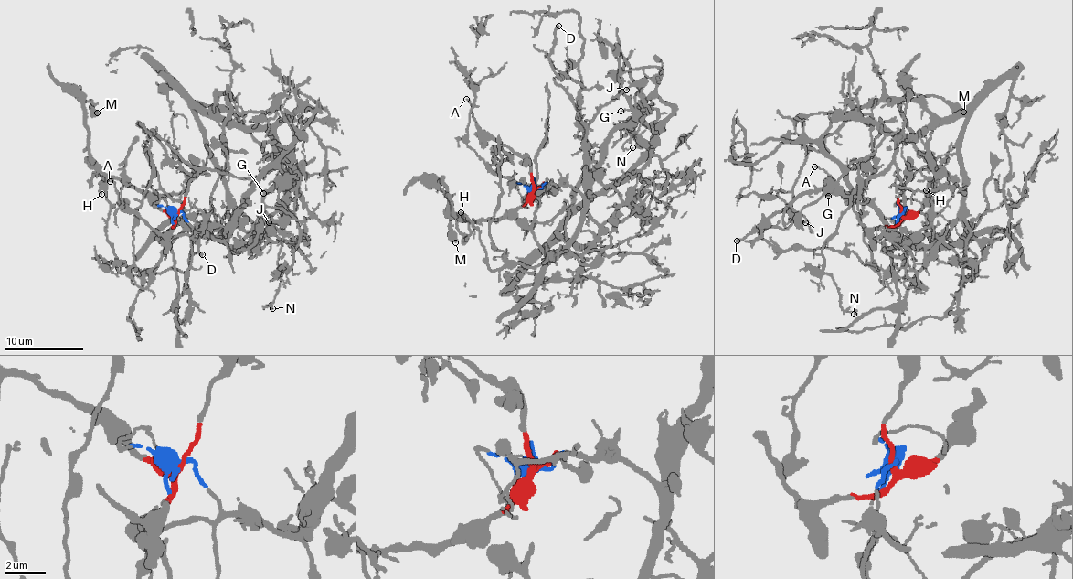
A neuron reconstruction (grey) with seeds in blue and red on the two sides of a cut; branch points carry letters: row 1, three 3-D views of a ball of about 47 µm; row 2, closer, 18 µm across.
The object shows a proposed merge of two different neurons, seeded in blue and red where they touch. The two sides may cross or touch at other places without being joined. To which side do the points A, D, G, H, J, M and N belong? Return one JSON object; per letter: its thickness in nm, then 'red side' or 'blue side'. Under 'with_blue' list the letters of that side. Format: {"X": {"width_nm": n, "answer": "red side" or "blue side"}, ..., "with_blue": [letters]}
{"A": {"width_nm": 140, "answer": "red side"}, "D": {"width_nm": 280, "answer": "blue side"}, "G": {"width_nm": 130, "answer": "blue side"}, "H": {"width_nm": 240, "answer": "red side"}, "J": {"width_nm": 130, "answer": "blue side"}, "M": {"width_nm": 550, "answer": "red side"}, "N": {"width_nm": 110, "answer": "blue side"}, "with_blue": ["D", "G", "J", "N"]}

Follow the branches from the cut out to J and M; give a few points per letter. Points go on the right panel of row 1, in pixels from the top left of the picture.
J: (901, 215), (896, 233), (904, 245), (904, 238), (848, 183), (844, 172), (800, 212), (800, 219), (805, 222)
M: (901, 215), (915, 214), (934, 192), (935, 176), (915, 146), (901, 101), (909, 93), (940, 96), (964, 112)

